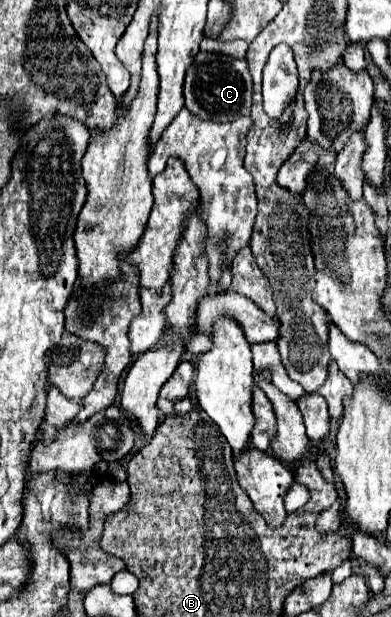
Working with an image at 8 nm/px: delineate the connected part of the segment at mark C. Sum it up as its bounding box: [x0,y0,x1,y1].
[184,52,252,122]

